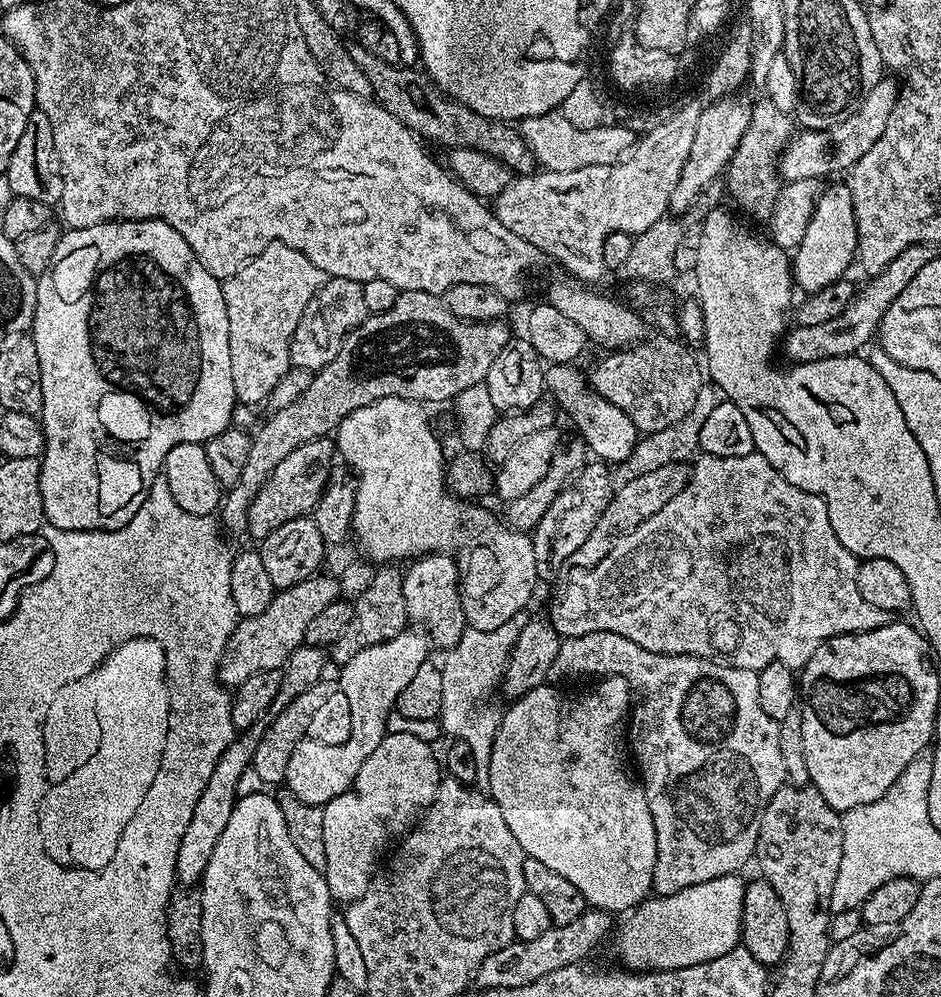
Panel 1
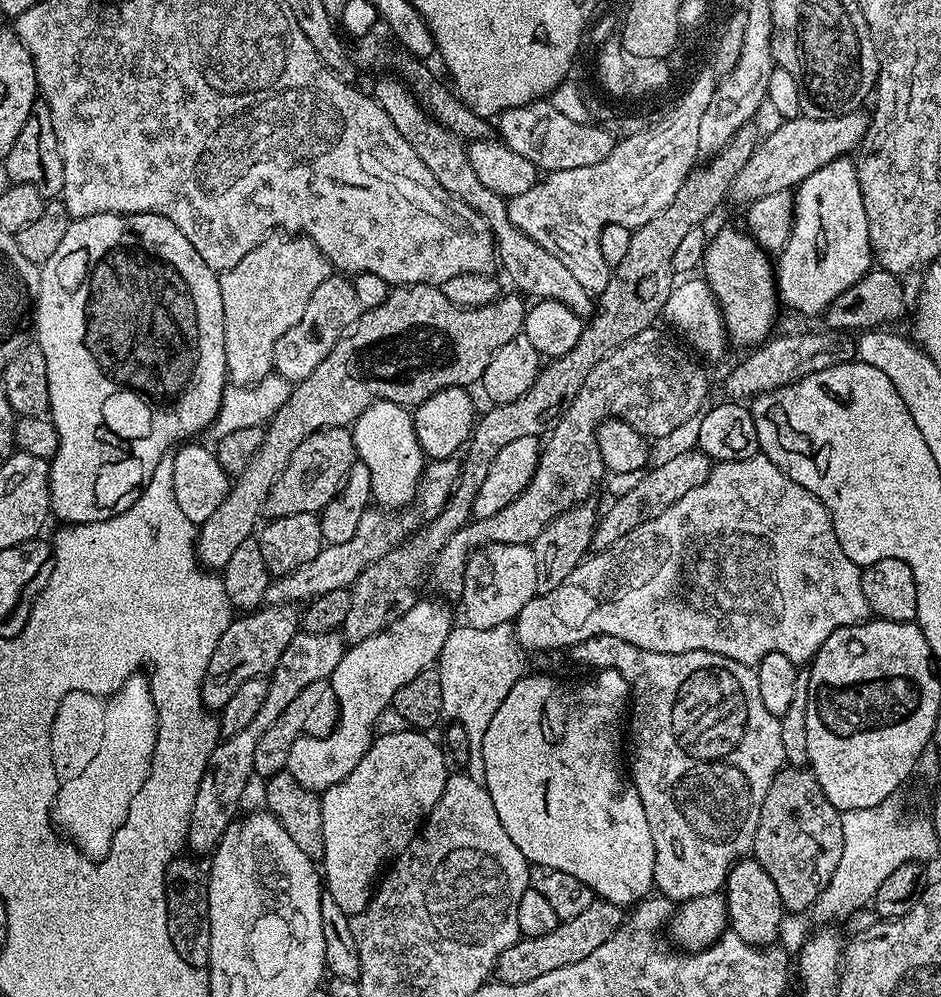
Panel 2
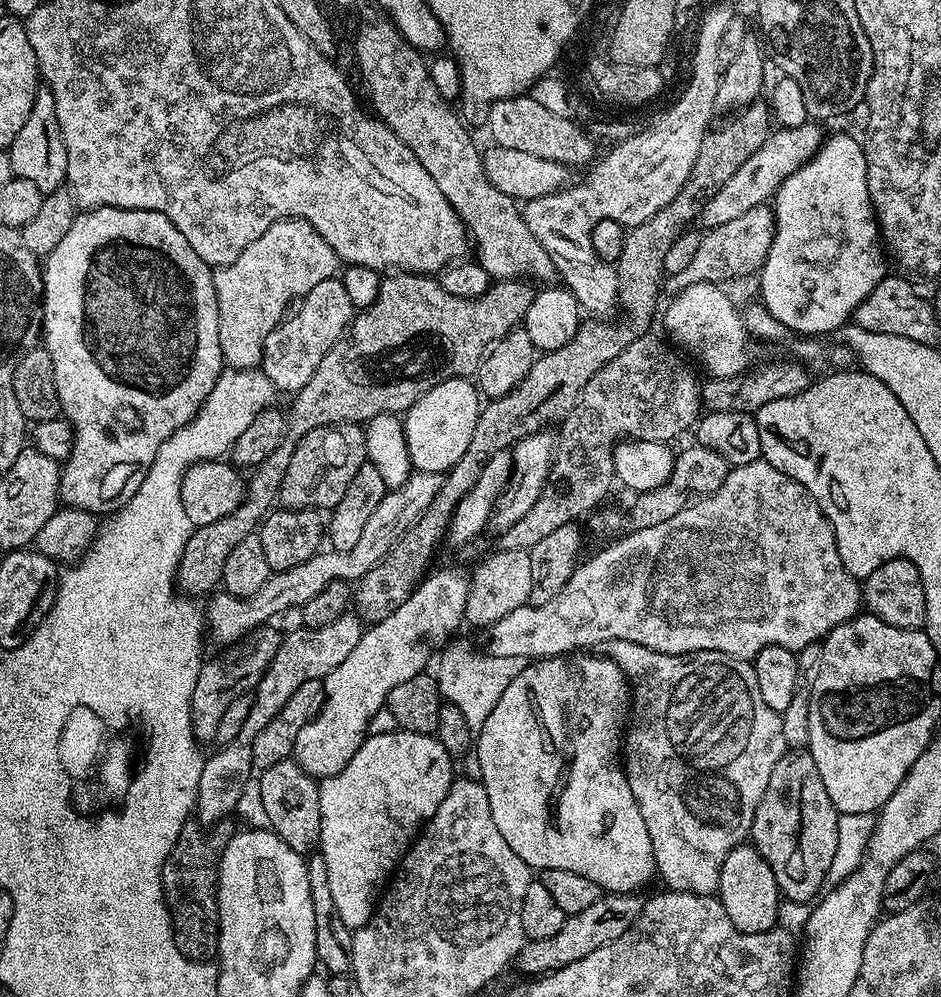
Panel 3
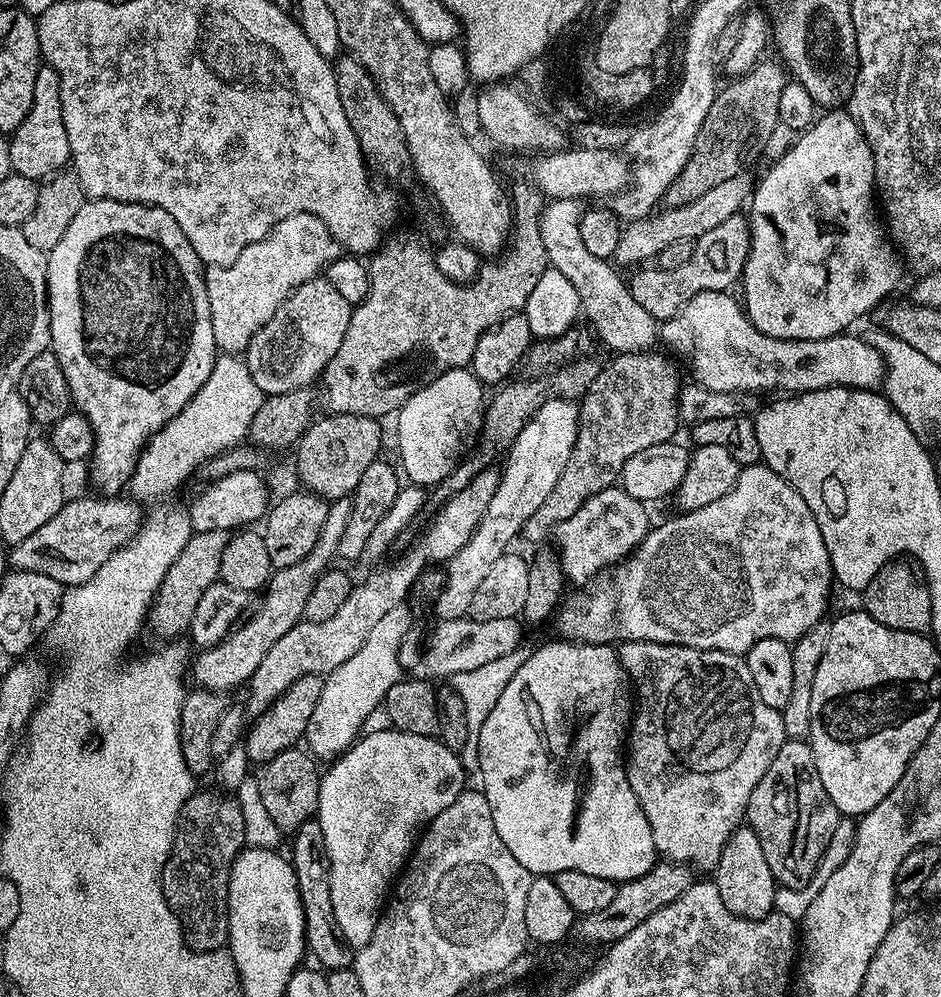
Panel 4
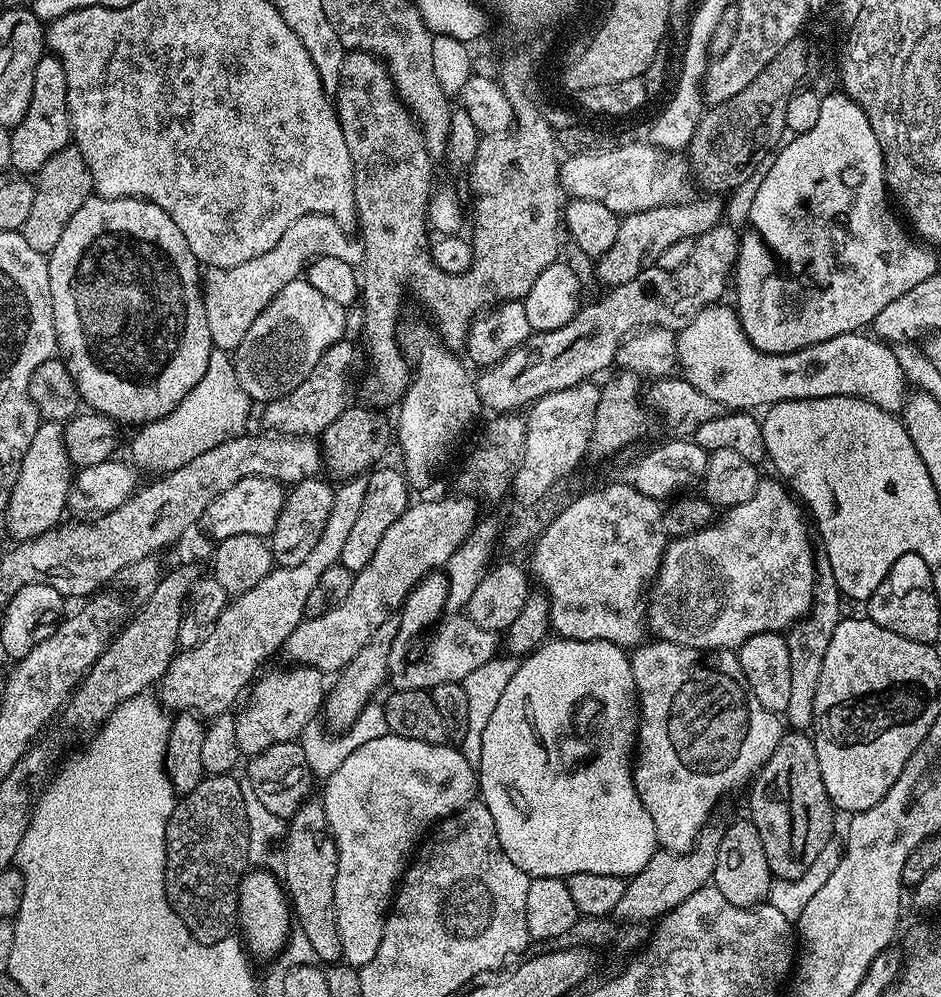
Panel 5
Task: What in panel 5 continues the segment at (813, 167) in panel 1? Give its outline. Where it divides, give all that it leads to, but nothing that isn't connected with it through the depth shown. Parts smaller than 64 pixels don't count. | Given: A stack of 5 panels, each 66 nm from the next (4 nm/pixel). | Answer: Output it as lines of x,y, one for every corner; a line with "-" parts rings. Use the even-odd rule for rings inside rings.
705,195
705,200
690,198
678,204
663,204
657,208
651,208
645,212
629,212
623,217
618,226
618,235
610,245
610,250
602,254
595,261
594,276
601,280
608,288
617,288
630,278
638,278
642,270
653,267
662,254
673,242
679,240
695,241
697,236
706,234
711,228
725,219
724,204
719,195

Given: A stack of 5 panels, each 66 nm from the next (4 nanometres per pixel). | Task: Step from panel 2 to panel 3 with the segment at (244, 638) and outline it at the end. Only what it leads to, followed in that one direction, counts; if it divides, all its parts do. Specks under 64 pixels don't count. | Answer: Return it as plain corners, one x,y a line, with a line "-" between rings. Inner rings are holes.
260,626
251,633
252,645
237,660
228,660
223,664
220,660
201,663
198,682
194,682
194,694
190,702
192,711
192,729
197,741
215,741
218,730
218,718
222,718
226,706
234,702
234,698
245,695
255,689
260,676
270,666
271,659
277,653
281,641
281,633
276,633
272,626

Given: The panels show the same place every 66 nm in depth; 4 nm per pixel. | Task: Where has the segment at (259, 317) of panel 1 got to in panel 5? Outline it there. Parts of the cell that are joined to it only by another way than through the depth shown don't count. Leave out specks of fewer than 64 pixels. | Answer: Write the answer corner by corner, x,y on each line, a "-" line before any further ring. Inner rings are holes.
308,212
304,216
299,216
295,222
289,224
288,228
278,238
278,242
272,245
266,254
258,254
250,258
250,262
241,262
239,266
230,266
229,268
208,268
202,276
202,291
204,293
204,309
206,310
206,326
210,326
210,338
213,345
220,350
235,350
246,338
246,330
250,330
250,325
254,323
254,318
266,310
268,303
290,282
301,279
306,265
320,256
329,256
330,258
342,258
342,262
353,266
363,265
364,246
359,239
356,240
345,229
340,227
334,218
330,218
321,212

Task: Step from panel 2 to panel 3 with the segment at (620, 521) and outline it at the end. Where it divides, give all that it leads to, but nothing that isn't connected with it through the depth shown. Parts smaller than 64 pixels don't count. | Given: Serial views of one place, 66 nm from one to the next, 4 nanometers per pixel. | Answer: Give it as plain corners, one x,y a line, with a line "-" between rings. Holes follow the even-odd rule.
693,443
691,447
686,449
681,456
679,453
675,457
672,473
666,483
649,492
639,493
633,499
636,500
632,504
632,520
630,516
630,524
633,529
658,526
658,522
666,522
666,518
674,518
674,514
681,512
693,500
708,496
714,490
718,490
722,482
726,482
726,474
730,465
722,458
722,454
709,448
703,448
698,443

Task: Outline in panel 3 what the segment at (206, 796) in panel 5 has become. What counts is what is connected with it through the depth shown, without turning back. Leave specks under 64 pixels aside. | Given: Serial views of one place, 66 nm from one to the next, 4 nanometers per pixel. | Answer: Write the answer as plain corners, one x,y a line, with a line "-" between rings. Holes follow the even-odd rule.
196,822
185,824
178,842
162,866
164,900
172,913
174,942
178,950
182,950
182,954
191,960
208,962
216,955
220,933
216,925
216,883
224,847
234,831
233,825
230,825
221,822
205,830

